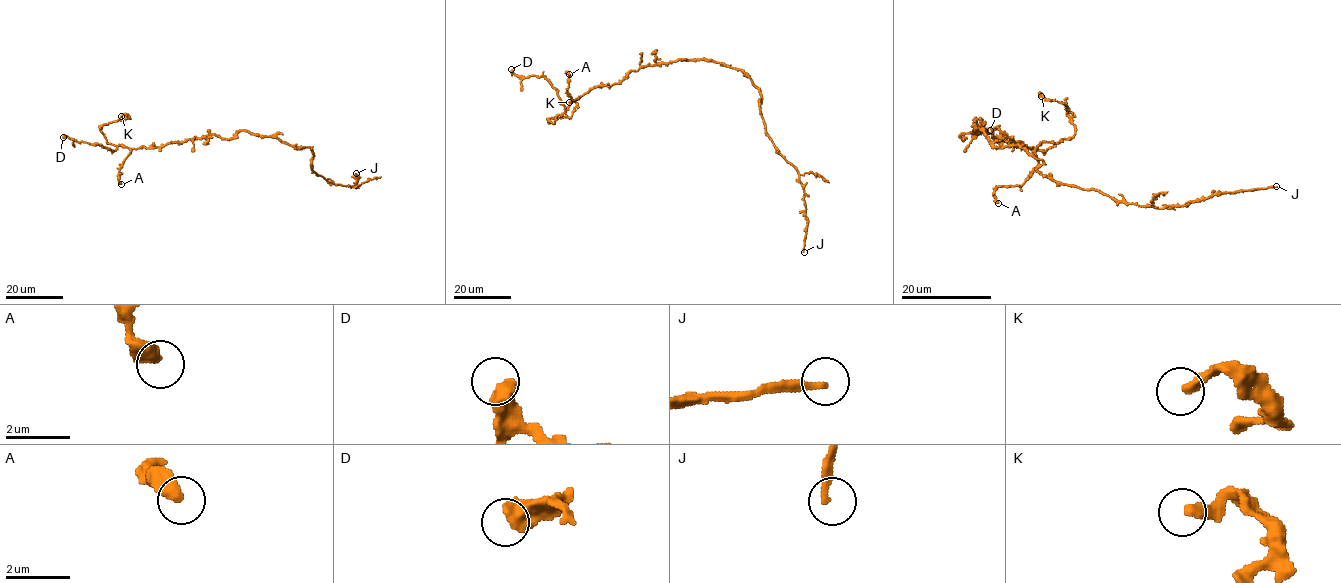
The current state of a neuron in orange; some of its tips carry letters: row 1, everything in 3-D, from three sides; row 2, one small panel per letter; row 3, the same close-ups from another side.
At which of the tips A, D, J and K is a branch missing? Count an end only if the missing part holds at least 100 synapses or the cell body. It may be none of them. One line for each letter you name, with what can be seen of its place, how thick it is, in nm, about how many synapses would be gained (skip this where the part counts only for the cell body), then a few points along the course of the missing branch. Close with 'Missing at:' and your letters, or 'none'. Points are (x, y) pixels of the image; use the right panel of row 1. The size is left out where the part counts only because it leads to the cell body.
J: at (1276, 186); 220 nm thick; about 200 synapses
Missing at: J

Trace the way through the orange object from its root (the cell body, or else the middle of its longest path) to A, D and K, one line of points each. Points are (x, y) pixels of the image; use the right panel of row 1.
A: (978, 127), (974, 118), (976, 132), (981, 125), (1032, 147), (1038, 160), (1021, 185), (996, 190), (998, 203)
D: (978, 127), (974, 118), (976, 132), (981, 125), (1017, 145), (1054, 144), (1022, 149), (990, 130)
K: (978, 127), (974, 118), (976, 132), (981, 125), (1026, 147), (1069, 139), (1075, 125), (1065, 102), (1041, 96)

